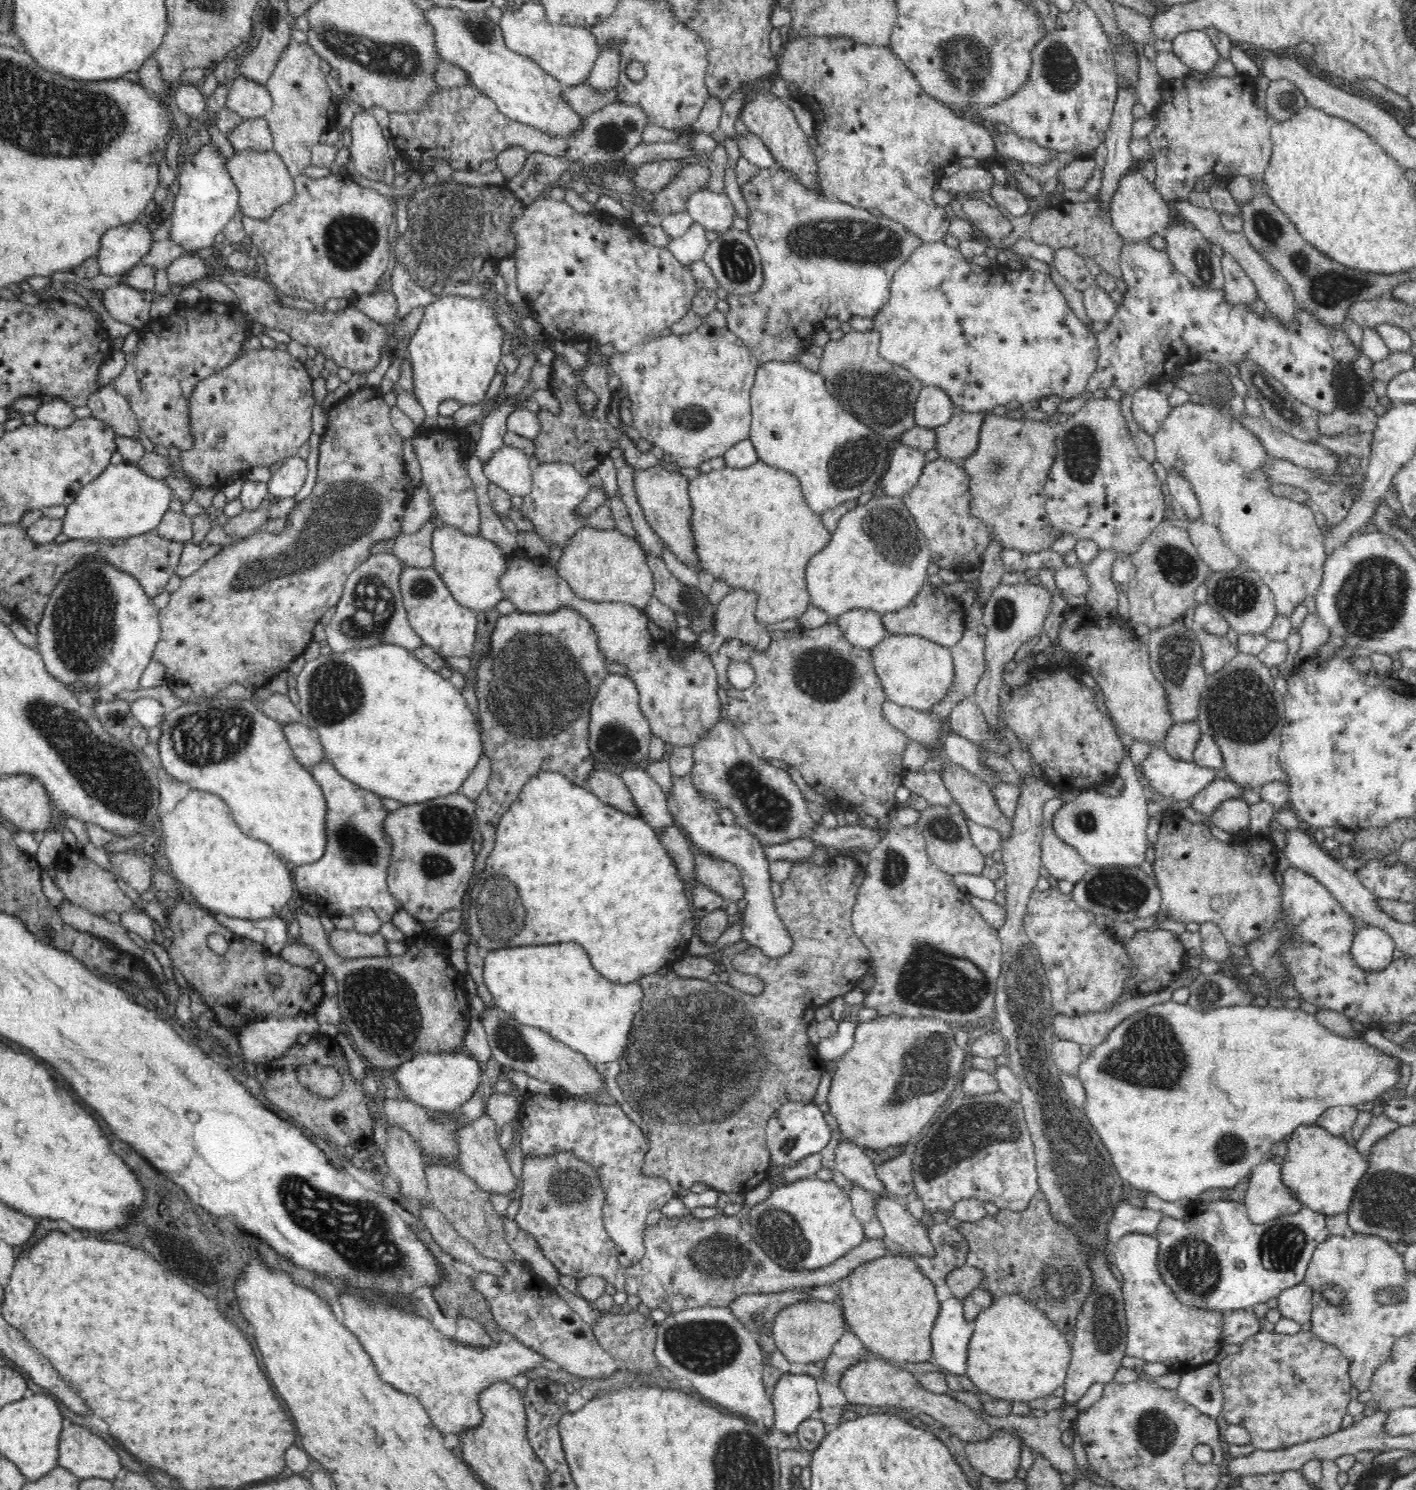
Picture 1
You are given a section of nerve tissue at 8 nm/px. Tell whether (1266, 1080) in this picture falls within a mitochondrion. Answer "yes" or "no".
no

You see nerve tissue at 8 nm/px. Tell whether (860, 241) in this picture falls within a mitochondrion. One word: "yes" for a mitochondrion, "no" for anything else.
yes

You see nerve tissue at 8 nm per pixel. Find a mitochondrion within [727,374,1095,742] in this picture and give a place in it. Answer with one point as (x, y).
(893, 544)

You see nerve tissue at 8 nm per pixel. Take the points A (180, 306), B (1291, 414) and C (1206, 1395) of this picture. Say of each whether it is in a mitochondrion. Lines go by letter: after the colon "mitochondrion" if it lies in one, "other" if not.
A: other
B: mitochondrion
C: mitochondrion

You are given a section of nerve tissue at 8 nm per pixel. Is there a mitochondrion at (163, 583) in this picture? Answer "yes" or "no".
no

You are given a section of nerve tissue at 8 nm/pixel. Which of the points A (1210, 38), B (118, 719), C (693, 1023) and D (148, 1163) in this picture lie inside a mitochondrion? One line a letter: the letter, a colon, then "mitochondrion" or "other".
A: other
B: mitochondrion
C: mitochondrion
D: other

